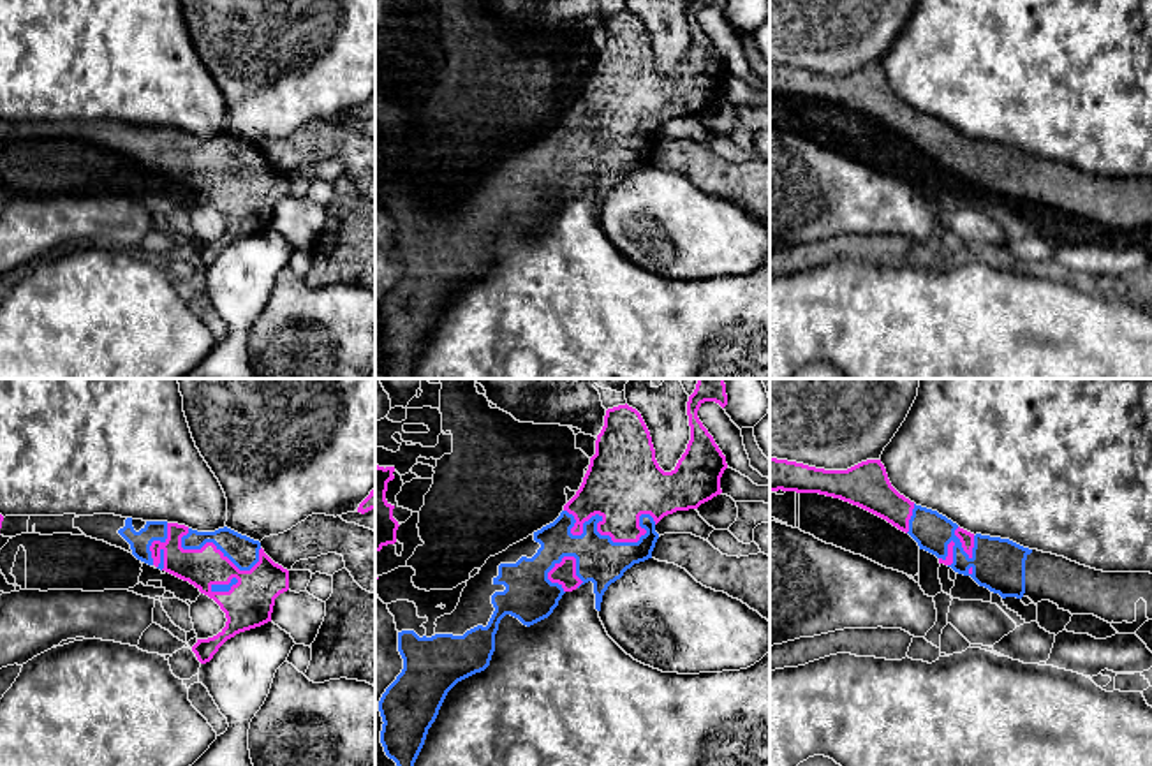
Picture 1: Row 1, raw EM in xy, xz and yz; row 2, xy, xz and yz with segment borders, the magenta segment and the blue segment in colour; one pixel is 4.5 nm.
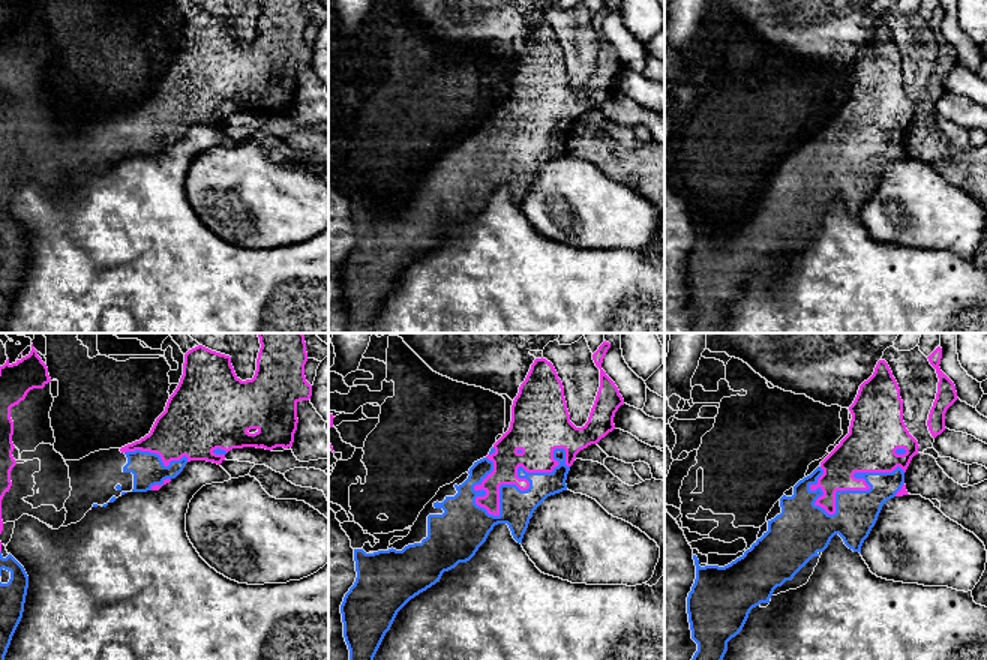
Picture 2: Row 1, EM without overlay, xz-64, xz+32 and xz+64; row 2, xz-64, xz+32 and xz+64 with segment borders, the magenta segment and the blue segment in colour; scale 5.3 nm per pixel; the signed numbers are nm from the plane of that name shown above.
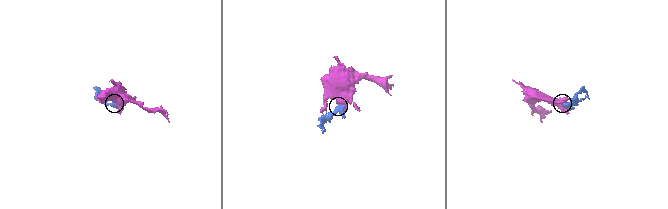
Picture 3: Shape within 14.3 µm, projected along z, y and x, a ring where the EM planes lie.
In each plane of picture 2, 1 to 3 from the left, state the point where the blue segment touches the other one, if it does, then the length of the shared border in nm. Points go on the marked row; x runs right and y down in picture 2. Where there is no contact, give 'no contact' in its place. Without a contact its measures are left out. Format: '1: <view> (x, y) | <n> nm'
1: xz-64 (159, 455) | 340 nm
2: xz+32 (528, 482) | 550 nm
3: xz+64 (854, 489) | 500 nm

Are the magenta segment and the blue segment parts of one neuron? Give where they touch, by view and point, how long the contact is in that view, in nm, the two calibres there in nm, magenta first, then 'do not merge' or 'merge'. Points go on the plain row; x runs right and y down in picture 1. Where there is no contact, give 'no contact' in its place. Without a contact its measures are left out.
contact xz (601, 139); length 420 nm; calibres 340 and 200 nm; merge

